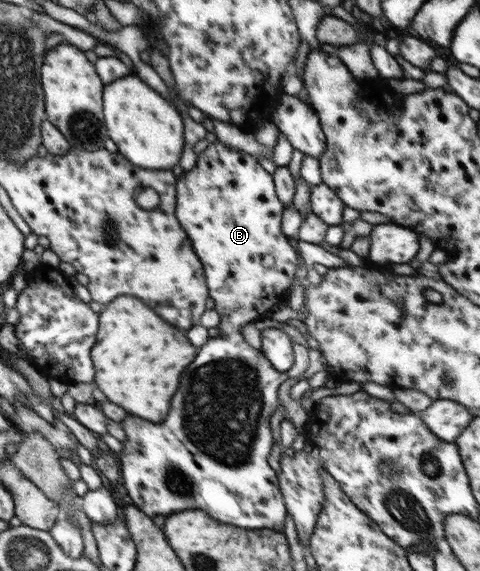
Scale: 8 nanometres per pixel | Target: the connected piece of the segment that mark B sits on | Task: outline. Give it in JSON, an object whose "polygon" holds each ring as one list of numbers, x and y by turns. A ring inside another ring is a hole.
{"polygon":[[216,141,206,147,197,155,197,162,190,171,183,171,181,176,177,178,176,182,176,205,175,216,178,218,179,224,185,229,189,235,189,240,192,242,192,249,200,258,205,273,205,280,209,291,209,296,215,301,214,309,220,314,221,322,219,329,220,336,210,337,206,345,200,347,200,353,194,359,194,367,186,367,186,371,182,373,182,381,178,387,178,393,172,399,172,409,166,417,164,423,151,423,137,417,129,415,122,421,122,430,126,432,126,439,123,441,123,449,115,458,119,462,121,479,124,487,128,491,128,497,132,499,132,503,140,508,146,515,156,517,157,515,170,515,175,511,184,511,185,509,200,509,211,515,216,521,220,523,230,523,242,529,264,529,268,528,274,531,283,533,285,531,285,519,287,518,287,509,285,508,284,499,279,489,279,481,277,473,268,464,268,457,270,457,270,450,272,449,272,429,270,428,270,420,272,414,276,411,278,401,280,398,280,391,282,390,282,383,288,380,286,373,276,371,269,361,263,355,262,351,250,346,243,338,241,329,247,323,255,322,278,305,283,304,284,292,291,287,295,279,296,270,298,268,298,255,294,247,290,245,289,237,281,230,281,219,283,216,284,204,278,199,275,192,275,185,273,182,273,175,266,172,256,158,252,155,232,151,226,147,222,142],[208,383,214,391,214,401,216,405,208,405]]}

